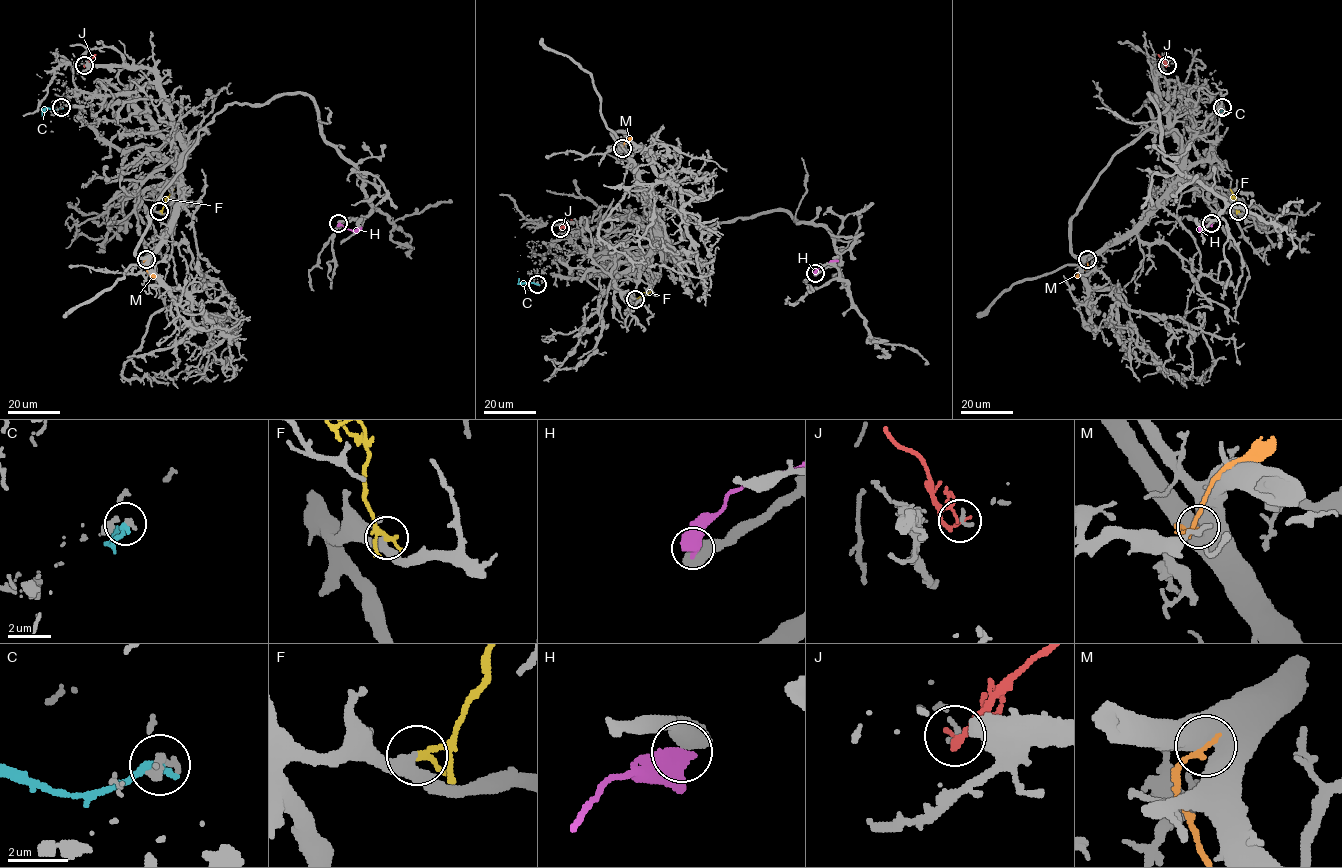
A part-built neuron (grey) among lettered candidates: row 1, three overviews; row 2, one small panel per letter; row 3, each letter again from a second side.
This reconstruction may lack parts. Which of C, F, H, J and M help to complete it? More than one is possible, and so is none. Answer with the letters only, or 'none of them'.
none of them

